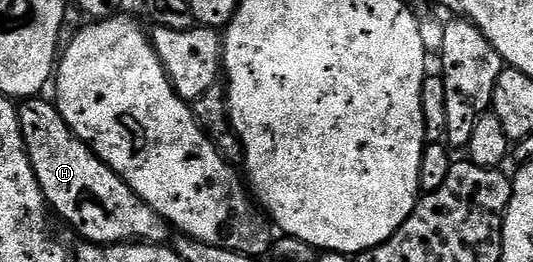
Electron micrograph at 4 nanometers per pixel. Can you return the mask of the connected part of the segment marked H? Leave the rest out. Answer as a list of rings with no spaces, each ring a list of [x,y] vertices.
[[[27,99],[18,106],[19,111],[19,126],[21,127],[21,135],[23,136],[23,142],[25,143],[25,151],[29,155],[29,163],[33,167],[33,175],[37,175],[37,183],[41,187],[43,192],[43,198],[47,200],[48,206],[53,210],[56,218],[64,217],[77,232],[83,236],[84,242],[93,245],[121,245],[124,243],[163,243],[168,240],[169,226],[158,213],[152,211],[147,204],[145,204],[140,197],[132,191],[132,189],[116,175],[109,166],[105,164],[100,157],[91,149],[91,146],[86,141],[81,140],[75,136],[75,133],[65,123],[65,119],[60,115],[58,108],[50,100],[43,101],[44,99]]]

